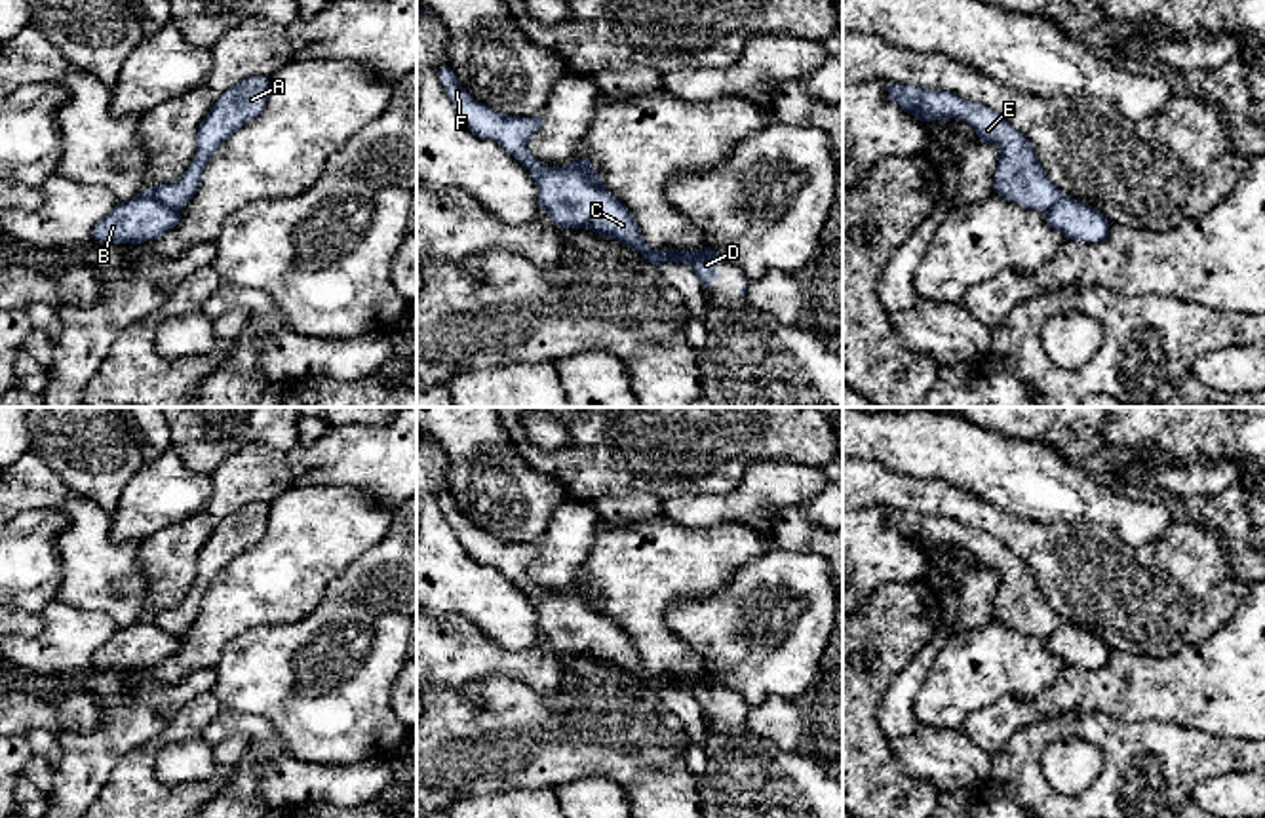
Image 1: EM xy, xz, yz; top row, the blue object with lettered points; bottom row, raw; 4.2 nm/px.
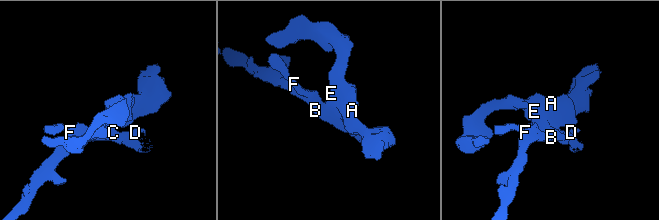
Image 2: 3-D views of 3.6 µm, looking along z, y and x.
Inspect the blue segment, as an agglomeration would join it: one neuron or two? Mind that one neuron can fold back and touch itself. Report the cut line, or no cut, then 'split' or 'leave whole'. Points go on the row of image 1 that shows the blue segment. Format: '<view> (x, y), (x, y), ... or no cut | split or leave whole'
xz (573, 162), (592, 183), (603, 189) | split

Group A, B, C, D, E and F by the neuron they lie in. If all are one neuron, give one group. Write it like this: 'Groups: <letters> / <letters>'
Groups: A E / B C D F

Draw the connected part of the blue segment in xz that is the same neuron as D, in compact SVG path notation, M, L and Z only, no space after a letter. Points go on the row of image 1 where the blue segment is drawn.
M441 67L438 76L464 126L474 135L498 143L529 169L538 186L538 205L557 228L588 228L632 247L658 266L670 261L691 264L704 289L711 280L721 278L715 268L725 259L711 247L651 249L632 211L607 188L592 185L574 162L561 167L540 166L529 150L529 139L542 126L540 116L516 118L495 112L474 101L449 67Z

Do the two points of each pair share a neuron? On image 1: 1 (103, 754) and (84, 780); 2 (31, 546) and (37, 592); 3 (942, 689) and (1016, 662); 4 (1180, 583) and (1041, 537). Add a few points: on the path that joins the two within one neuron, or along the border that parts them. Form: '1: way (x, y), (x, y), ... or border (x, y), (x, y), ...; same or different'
1: way (97, 759), (84, 775); same
2: way (31, 558), (31, 581); same
3: way (961, 680), (976, 676), (990, 662), (997, 662); same
4: way (1146, 583), (1098, 583), (1075, 564); same

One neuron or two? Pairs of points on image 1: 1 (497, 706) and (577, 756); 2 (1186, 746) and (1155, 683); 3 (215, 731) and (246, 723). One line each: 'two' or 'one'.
1: one
2: two
3: one

